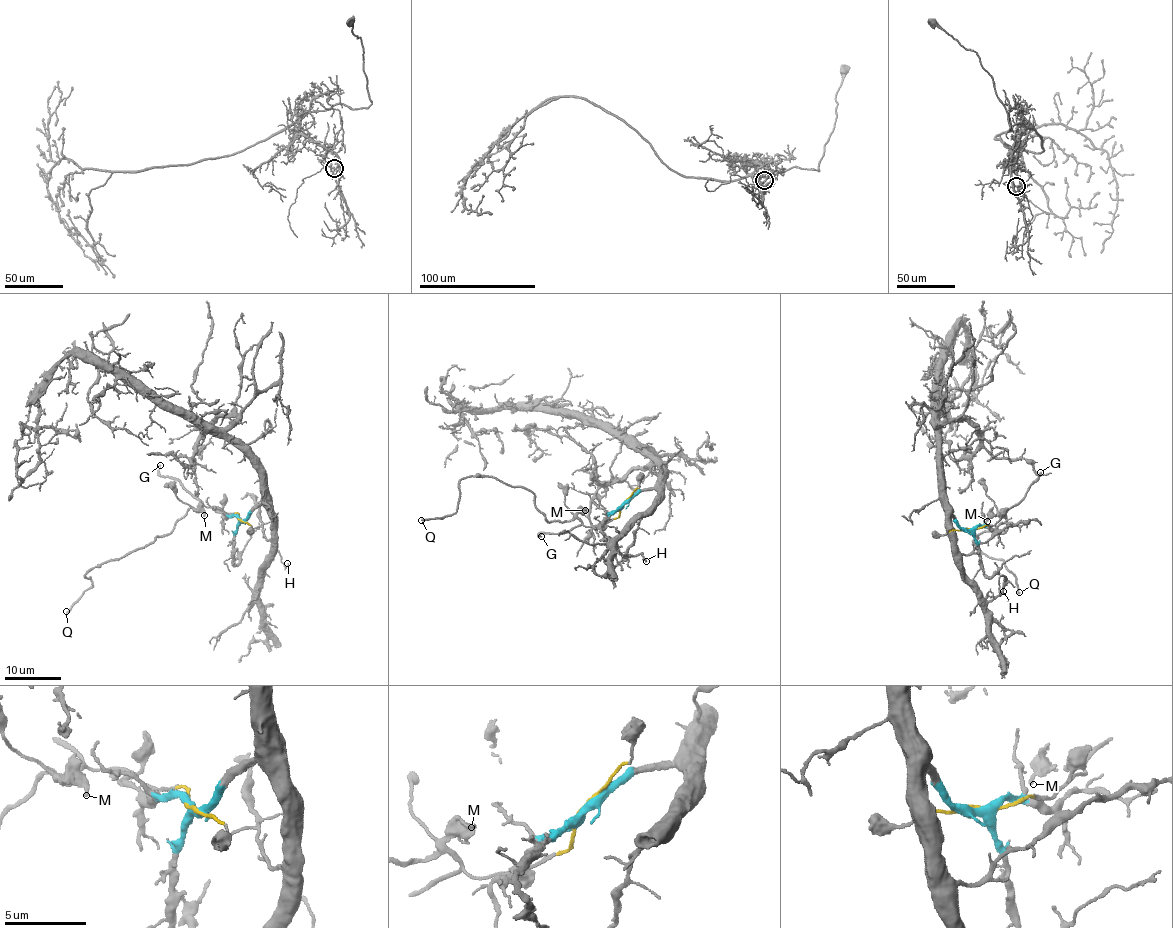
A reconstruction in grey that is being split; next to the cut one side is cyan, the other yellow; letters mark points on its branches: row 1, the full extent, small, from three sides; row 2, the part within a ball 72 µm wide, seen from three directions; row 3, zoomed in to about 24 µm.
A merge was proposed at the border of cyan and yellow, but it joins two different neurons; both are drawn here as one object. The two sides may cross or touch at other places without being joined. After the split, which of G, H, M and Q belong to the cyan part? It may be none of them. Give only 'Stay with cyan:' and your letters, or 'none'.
Stay with cyan: H

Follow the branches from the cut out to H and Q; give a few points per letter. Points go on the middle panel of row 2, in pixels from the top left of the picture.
H: (623, 503), (631, 495), (657, 490), (657, 497), (618, 540), (620, 552), (634, 555), (641, 553), (646, 561)
Q: (623, 503), (596, 526), (550, 522), (535, 495), (478, 476), (459, 481), (453, 514), (420, 520)

